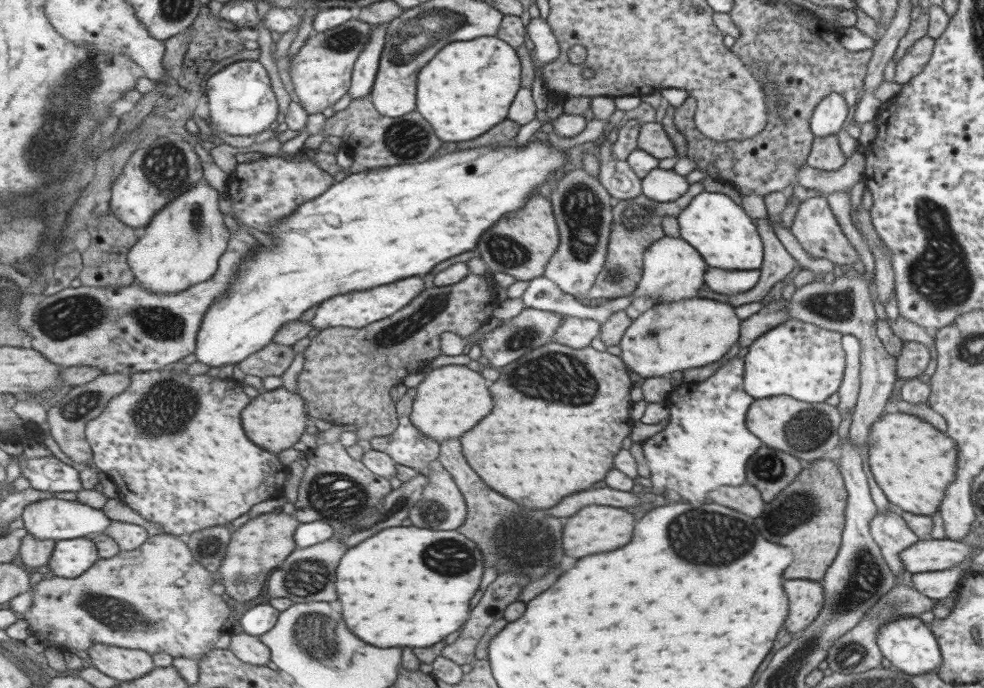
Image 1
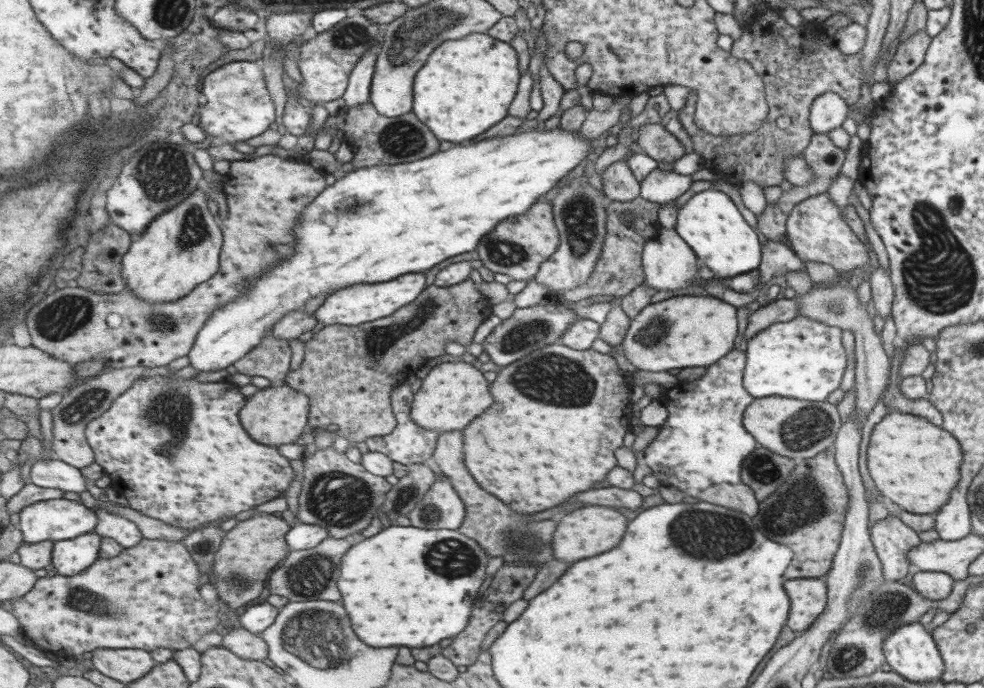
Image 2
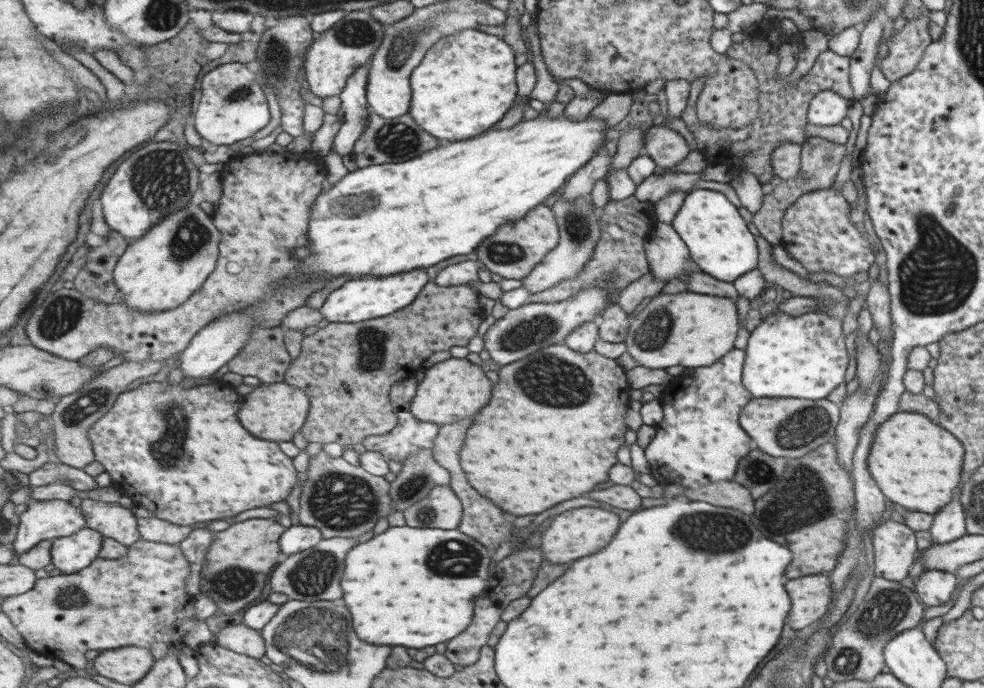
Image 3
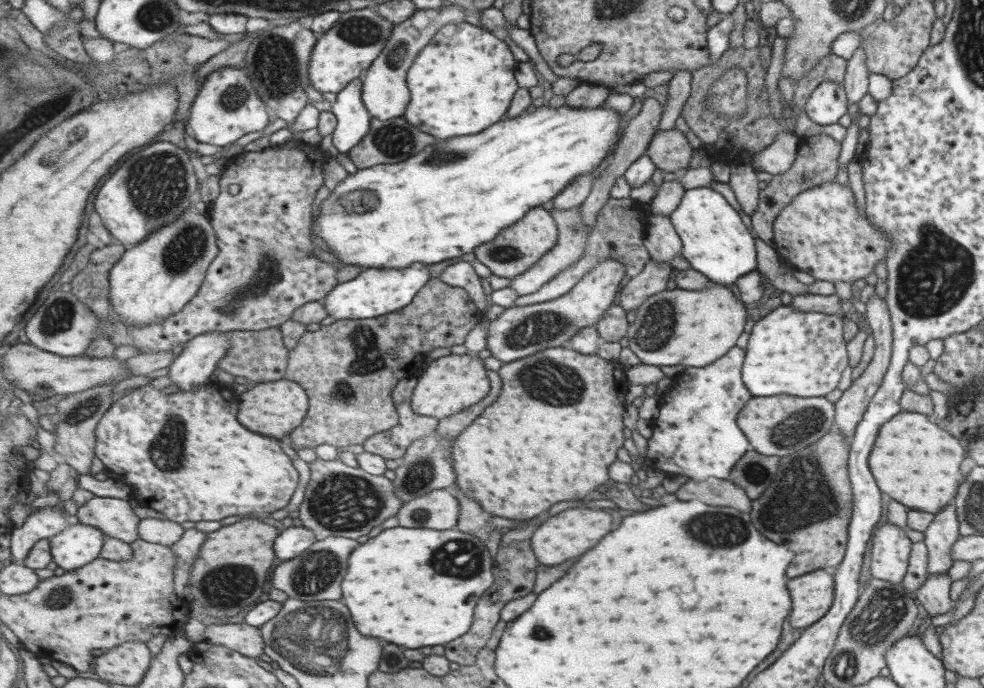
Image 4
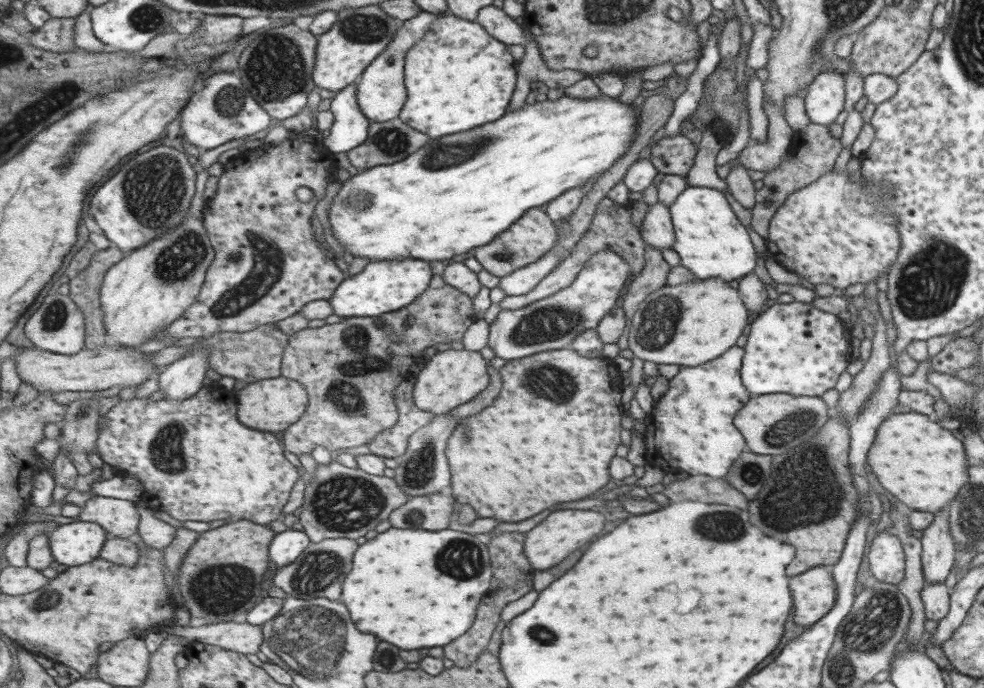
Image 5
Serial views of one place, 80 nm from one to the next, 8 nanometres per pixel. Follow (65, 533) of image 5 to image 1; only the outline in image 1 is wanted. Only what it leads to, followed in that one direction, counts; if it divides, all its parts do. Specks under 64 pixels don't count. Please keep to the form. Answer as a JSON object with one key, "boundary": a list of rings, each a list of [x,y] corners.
{"boundary":[[[81,537],[58,541],[48,566],[56,577],[77,579],[85,575],[99,559],[96,541]]]}

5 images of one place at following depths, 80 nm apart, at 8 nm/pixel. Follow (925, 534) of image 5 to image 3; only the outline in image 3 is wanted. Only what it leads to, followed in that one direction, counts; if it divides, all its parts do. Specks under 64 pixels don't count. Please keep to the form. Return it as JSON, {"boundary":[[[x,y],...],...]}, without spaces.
{"boundary":[[[953,500],[953,504],[947,504],[934,514],[929,527],[932,544],[945,544],[957,540],[965,532],[965,514],[959,500]]]}

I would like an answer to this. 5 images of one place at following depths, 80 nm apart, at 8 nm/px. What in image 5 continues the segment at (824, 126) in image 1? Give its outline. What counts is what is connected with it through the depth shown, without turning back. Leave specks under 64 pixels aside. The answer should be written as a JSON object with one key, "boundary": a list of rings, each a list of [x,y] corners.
{"boundary":[[[839,71],[819,72],[807,86],[803,103],[810,122],[828,125],[844,110],[845,80],[842,75]]]}

